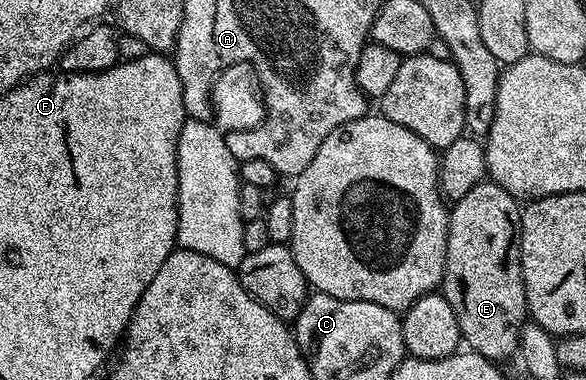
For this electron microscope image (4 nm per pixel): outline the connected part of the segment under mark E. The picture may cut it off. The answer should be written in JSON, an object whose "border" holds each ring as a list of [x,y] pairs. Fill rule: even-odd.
{"border":[[[484,179],[480,185],[473,187],[469,195],[461,195],[461,199],[450,206],[447,214],[447,246],[441,292],[449,307],[453,307],[453,315],[457,315],[459,336],[466,348],[496,363],[502,362],[502,357],[516,356],[519,336],[529,319],[519,258],[520,216],[520,202],[490,179]]]}

